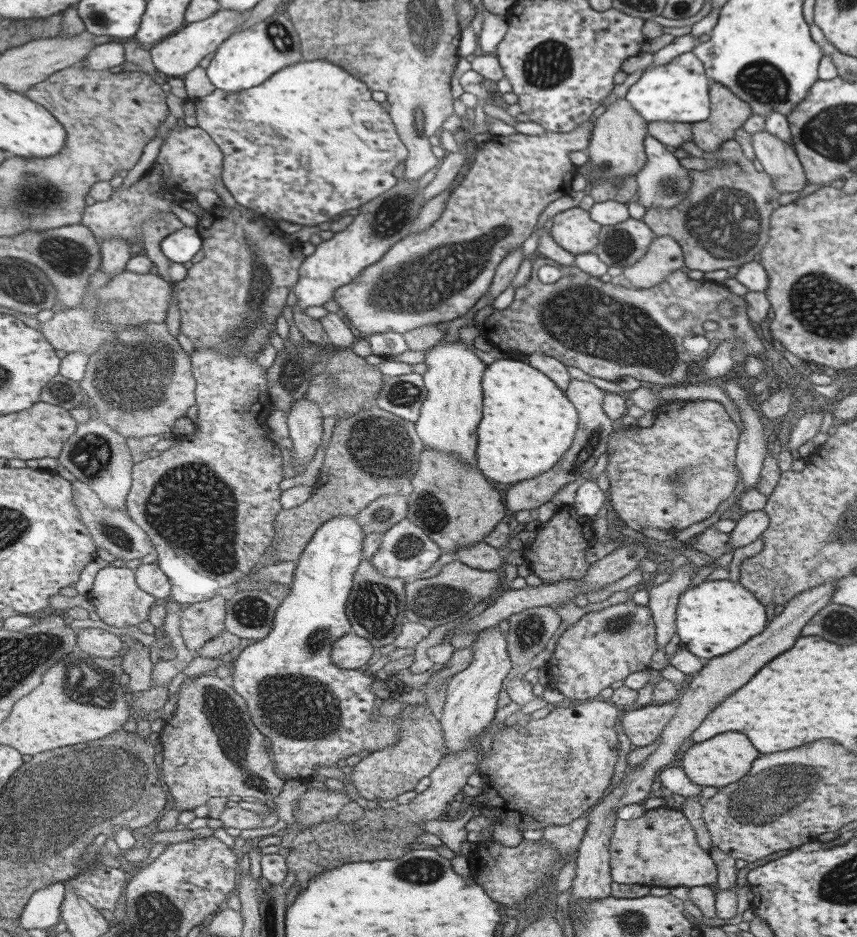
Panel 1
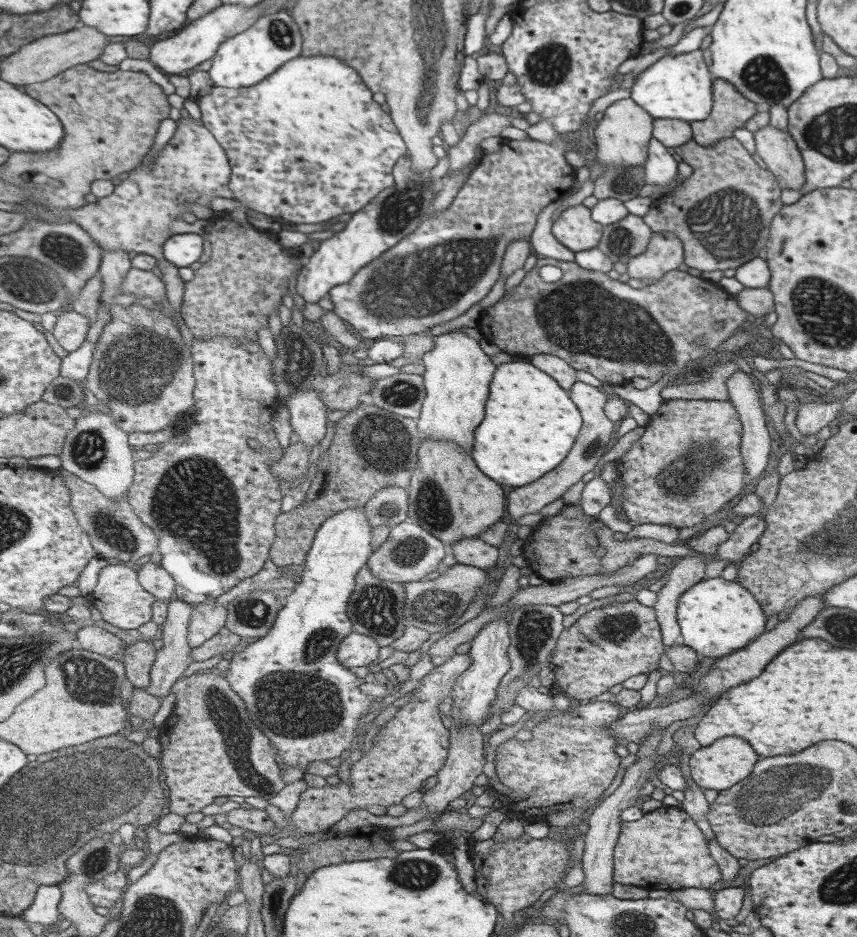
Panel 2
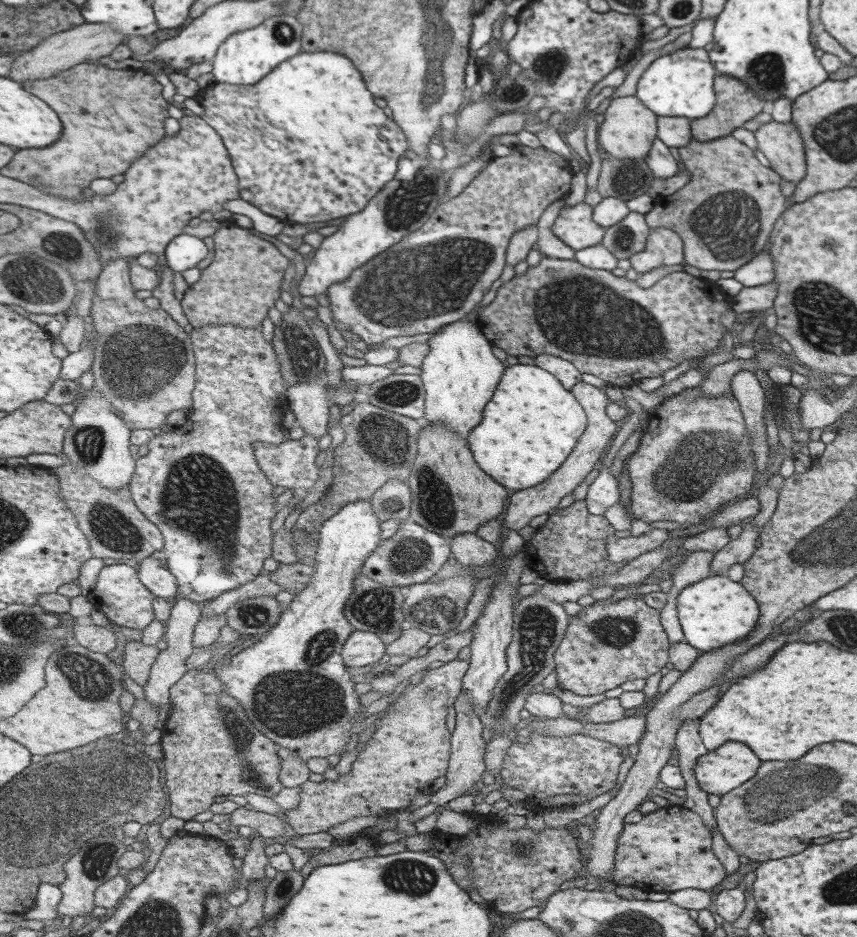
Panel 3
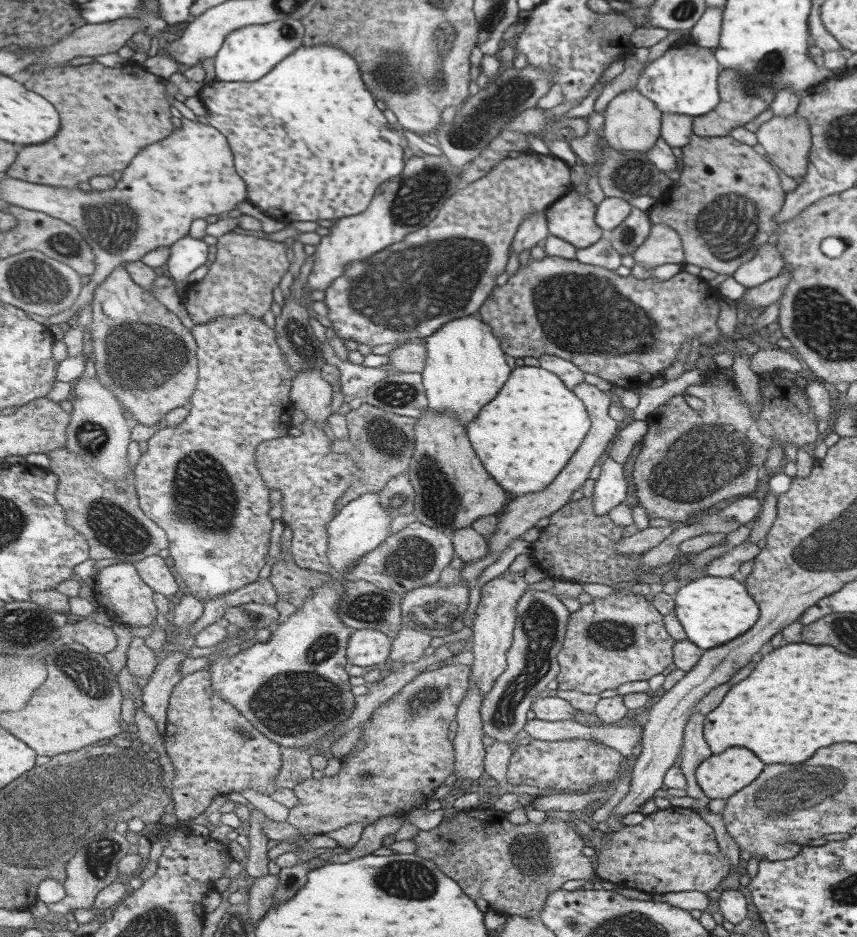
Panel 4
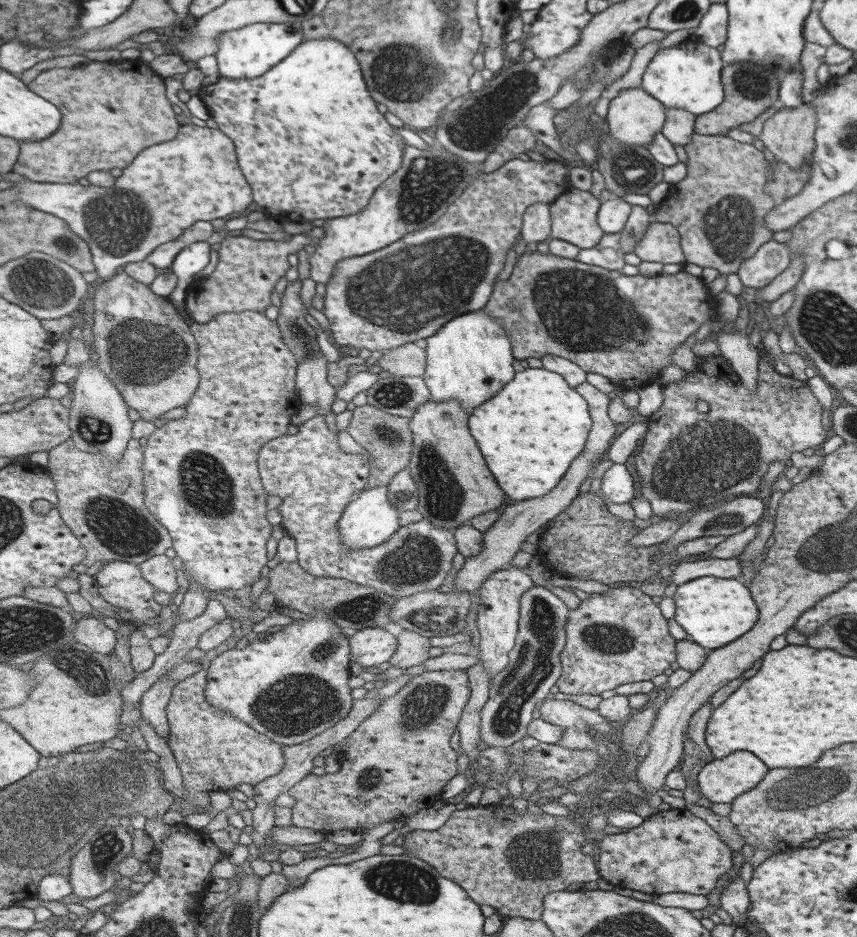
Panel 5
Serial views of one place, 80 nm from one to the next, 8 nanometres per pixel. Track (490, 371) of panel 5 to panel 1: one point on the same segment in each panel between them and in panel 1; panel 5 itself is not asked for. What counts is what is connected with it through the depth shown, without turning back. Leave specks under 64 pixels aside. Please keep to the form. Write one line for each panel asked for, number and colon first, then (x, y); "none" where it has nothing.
1: (448, 419)
2: (457, 373)
3: (460, 373)
4: (465, 367)

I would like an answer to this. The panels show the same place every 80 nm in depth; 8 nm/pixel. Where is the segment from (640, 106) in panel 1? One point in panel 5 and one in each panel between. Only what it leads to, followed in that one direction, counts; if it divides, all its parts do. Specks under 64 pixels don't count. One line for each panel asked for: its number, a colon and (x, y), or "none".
2: (678, 86)
3: (680, 84)
4: (684, 80)
5: (686, 76)

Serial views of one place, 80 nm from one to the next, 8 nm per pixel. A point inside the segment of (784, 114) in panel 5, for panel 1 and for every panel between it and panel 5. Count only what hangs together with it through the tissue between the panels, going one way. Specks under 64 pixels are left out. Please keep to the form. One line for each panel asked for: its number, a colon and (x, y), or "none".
1: (778, 159)
2: (776, 147)
3: (782, 145)
4: (787, 140)

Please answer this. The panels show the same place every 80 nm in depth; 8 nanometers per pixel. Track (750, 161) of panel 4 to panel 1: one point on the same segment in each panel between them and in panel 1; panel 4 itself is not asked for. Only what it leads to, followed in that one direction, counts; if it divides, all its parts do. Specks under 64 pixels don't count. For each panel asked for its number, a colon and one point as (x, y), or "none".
1: (723, 221)
2: (722, 213)
3: (725, 213)

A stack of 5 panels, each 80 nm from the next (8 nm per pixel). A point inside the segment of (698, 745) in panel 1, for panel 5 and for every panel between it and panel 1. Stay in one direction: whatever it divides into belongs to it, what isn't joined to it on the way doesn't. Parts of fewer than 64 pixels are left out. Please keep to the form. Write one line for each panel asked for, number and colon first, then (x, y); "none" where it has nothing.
2: (725, 762)
3: (717, 772)
4: (719, 776)
5: (720, 780)

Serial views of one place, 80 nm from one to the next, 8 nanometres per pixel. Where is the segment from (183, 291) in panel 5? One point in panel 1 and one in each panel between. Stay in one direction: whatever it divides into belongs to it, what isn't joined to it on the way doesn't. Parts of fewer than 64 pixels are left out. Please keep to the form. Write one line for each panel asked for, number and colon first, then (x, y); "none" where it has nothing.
1: (182, 246)
2: (183, 250)
3: (185, 252)
4: (188, 254)

